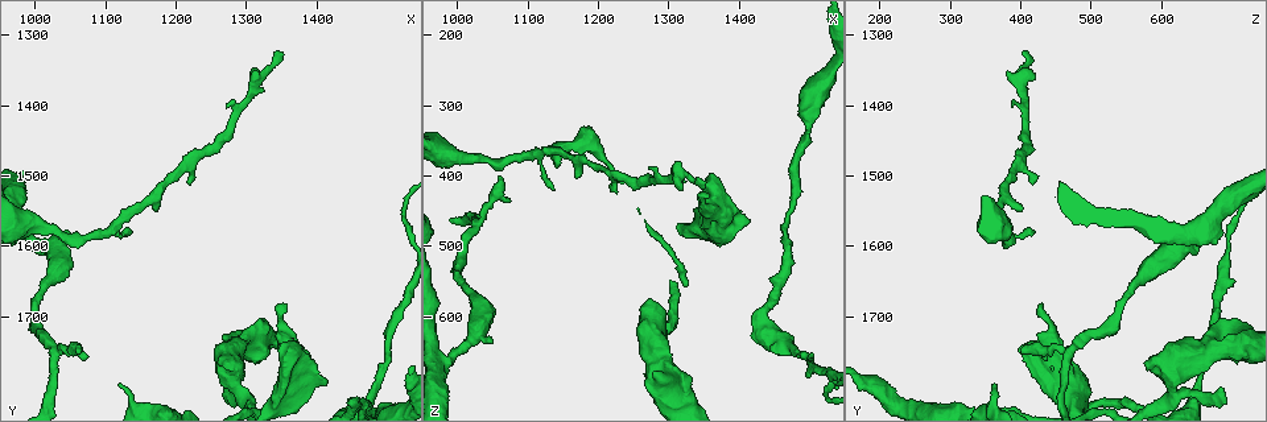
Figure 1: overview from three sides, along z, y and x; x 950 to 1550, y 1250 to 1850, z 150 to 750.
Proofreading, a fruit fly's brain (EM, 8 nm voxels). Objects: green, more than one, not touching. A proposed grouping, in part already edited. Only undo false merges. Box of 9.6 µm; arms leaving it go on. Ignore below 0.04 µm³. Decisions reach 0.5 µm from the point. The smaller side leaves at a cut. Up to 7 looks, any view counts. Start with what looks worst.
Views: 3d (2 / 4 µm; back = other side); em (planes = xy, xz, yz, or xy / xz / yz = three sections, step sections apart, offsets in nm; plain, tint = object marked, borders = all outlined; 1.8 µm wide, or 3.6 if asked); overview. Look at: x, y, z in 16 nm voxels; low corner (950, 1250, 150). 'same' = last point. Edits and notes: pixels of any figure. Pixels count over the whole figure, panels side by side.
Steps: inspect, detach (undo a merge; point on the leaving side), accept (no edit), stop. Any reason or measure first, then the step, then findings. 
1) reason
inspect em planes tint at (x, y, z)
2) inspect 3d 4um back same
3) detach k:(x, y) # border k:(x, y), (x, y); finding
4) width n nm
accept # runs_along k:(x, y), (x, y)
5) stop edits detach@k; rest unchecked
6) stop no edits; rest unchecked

calibre changes
inspect em planes tint at (1355, 1735, 440)

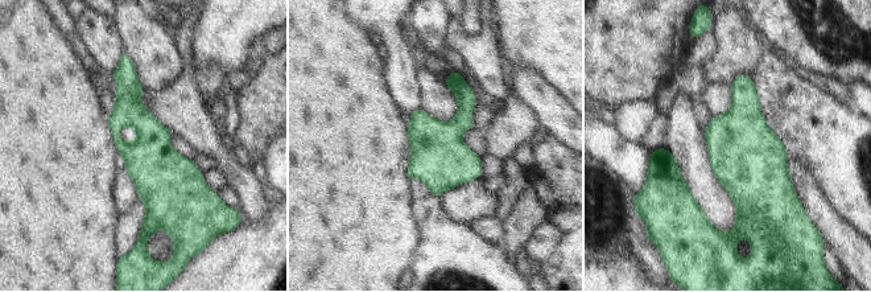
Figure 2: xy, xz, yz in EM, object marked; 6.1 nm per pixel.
width 320 nm
accept # runs_along 2:(126, 66), (151, 132), (147, 223); one cell here

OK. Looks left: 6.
calibre changes
inspect 3d 4um at (1275, 1770, 625)

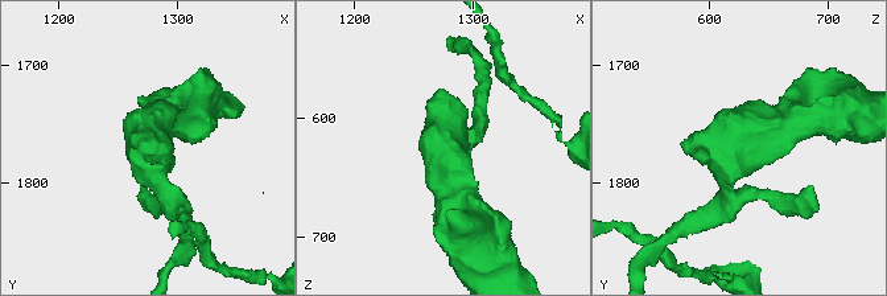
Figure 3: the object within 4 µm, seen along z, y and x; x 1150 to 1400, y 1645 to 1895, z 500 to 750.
need the tissue
inspect em planes tint at (1276, 1762, 626)

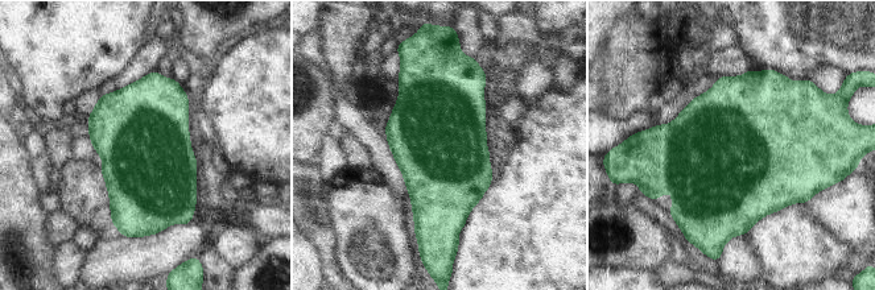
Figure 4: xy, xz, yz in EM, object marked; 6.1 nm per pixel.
width 600 nm
accept # one cell here

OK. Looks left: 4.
thick turns thin
inspect em planes tint at (1025, 1645, 570)

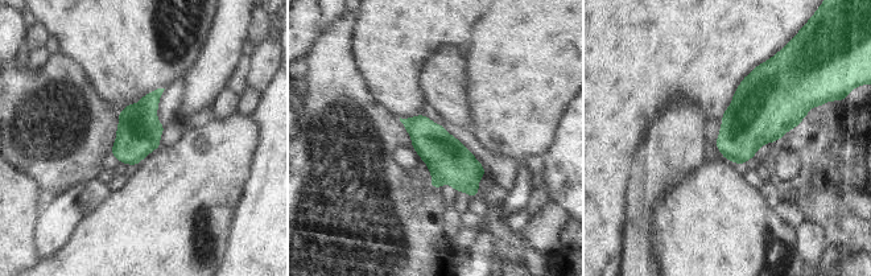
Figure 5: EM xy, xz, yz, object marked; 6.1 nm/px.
accept # continuous, no second cell

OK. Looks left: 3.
stop no edits; rest unchecked

